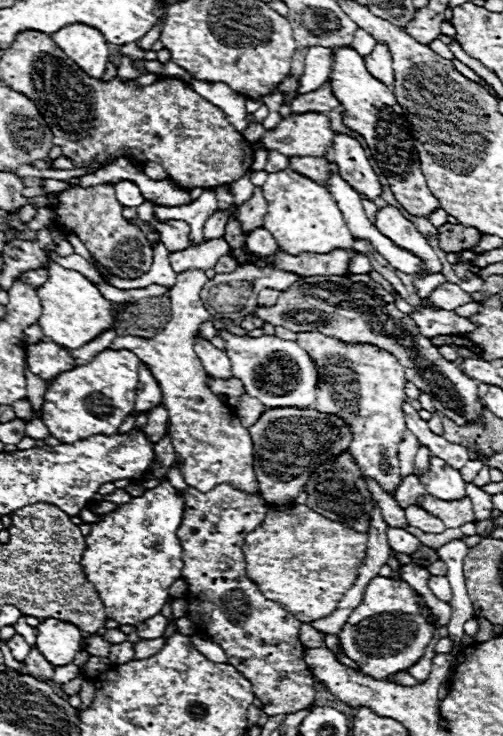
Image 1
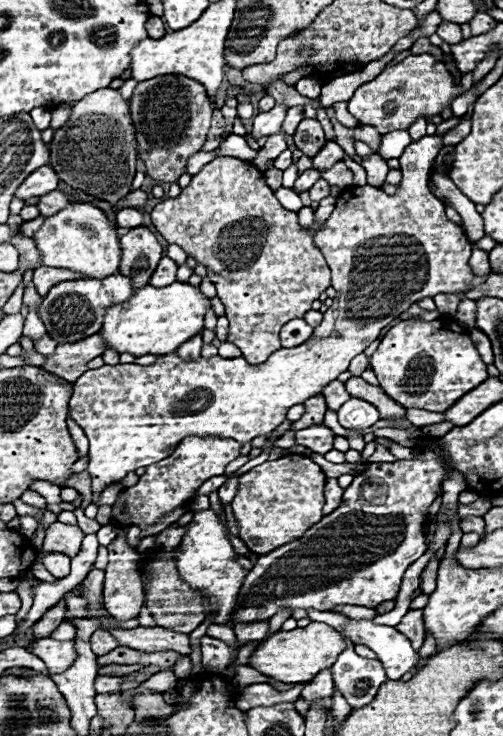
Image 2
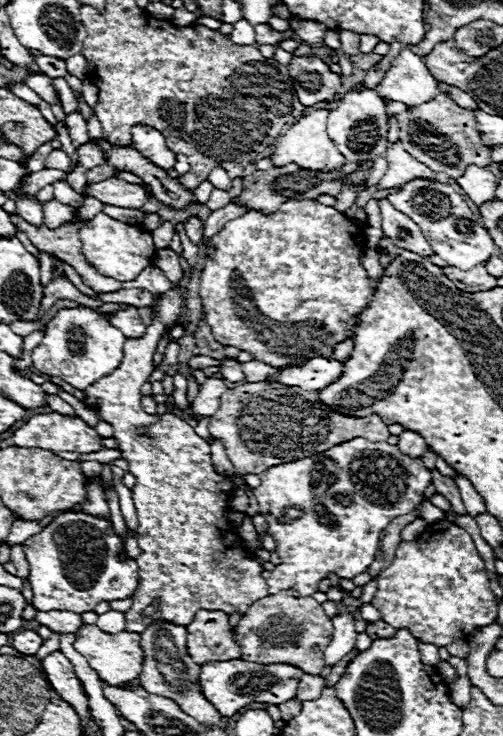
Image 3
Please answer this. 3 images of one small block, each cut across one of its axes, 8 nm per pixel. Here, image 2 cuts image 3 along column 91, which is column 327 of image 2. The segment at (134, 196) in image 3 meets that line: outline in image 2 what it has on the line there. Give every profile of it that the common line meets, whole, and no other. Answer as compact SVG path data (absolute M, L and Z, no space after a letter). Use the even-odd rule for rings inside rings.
M320 178L310 190L310 198L312 200L316 200L316 202L320 202L322 198L326 198L326 196L330 196L330 184L324 180L324 178Z

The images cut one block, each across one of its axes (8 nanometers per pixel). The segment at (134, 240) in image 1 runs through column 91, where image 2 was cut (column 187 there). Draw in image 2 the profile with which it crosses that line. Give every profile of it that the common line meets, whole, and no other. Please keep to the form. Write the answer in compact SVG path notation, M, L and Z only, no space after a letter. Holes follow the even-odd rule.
M218 156L192 176L190 186L184 188L178 198L164 198L150 215L152 224L170 244L182 246L190 256L206 264L216 284L218 298L226 306L230 324L228 342L236 344L248 362L258 364L266 362L266 358L280 348L280 328L290 318L302 318L312 308L312 302L330 286L330 268L320 248L314 244L314 234L332 214L334 202L336 198L332 196L324 198L314 216L316 228L302 228L298 224L298 214L280 206L274 192L266 186L262 172L252 162Z

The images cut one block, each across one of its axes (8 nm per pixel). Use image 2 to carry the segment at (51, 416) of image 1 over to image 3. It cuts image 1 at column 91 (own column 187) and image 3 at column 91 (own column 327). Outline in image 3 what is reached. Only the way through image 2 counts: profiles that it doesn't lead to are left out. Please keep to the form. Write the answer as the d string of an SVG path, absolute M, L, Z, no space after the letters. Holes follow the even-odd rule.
M104 212L96 214L80 230L80 238L82 238L82 252L98 268L98 272L104 276L116 278L120 282L135 280L146 266L152 264L152 258L156 252L150 232L142 230L140 226L130 226L120 220L114 220L114 218L106 216ZM62 308L50 320L44 340L32 350L32 362L40 372L60 376L74 388L86 390L88 386L92 386L92 382L98 382L120 366L124 356L124 340L126 338L118 328L102 322L100 312L94 312L90 308Z

